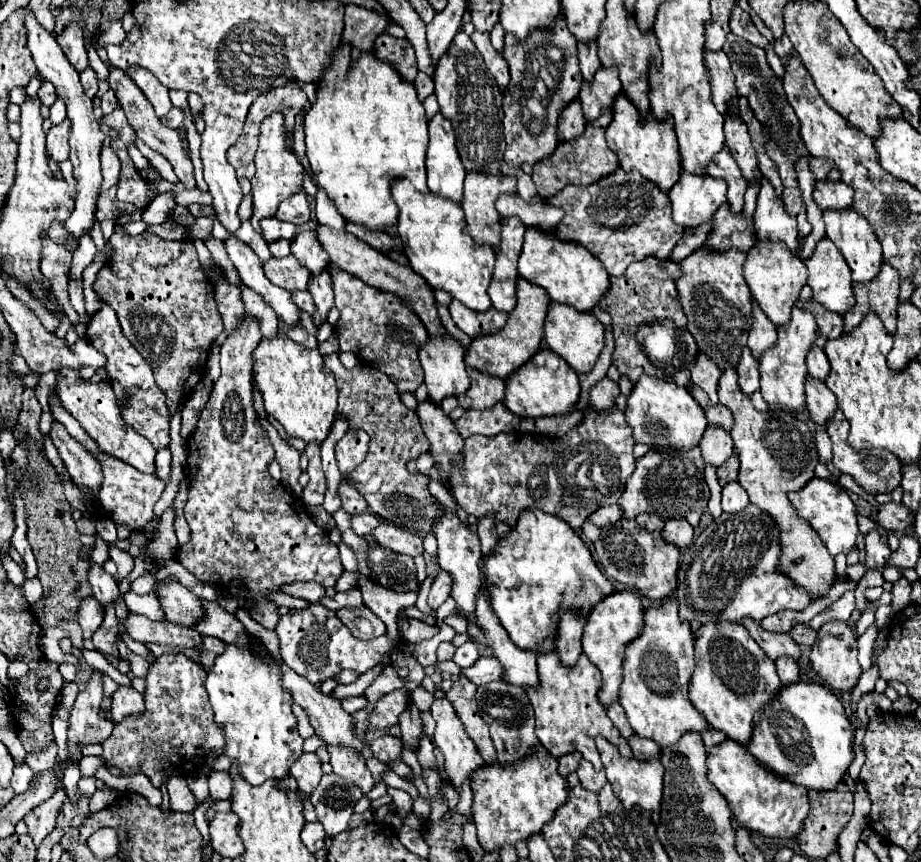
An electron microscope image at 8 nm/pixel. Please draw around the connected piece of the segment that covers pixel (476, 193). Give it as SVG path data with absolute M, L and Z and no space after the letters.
M468 172L464 180L464 196L462 196L462 210L466 220L466 232L476 240L476 244L488 244L496 248L500 244L500 214L494 208L494 202L500 194L514 194L516 192L516 178L514 176L484 176L482 172Z

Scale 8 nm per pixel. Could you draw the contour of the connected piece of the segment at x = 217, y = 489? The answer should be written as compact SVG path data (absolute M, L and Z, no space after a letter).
M244 312L238 328L232 330L220 346L222 376L214 384L210 400L200 412L196 430L186 440L186 480L190 490L184 504L184 518L190 526L192 540L178 550L178 562L194 572L200 580L212 582L216 588L230 584L230 580L236 576L242 578L244 586L254 592L254 608L250 610L252 618L264 628L274 630L278 624L278 606L268 602L262 594L280 590L284 582L296 580L314 580L328 588L336 584L344 568L338 558L338 548L328 534L312 522L304 506L292 506L292 494L282 490L282 484L268 474L268 462L274 460L274 448L266 436L266 430L260 426L252 394L252 350L260 338L262 332L258 318Z

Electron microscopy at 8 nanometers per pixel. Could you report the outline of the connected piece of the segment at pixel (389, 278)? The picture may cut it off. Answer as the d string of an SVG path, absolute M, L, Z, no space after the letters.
M318 224L316 234L320 240L320 246L328 252L332 264L340 266L344 272L348 272L352 276L358 276L360 280L364 280L370 286L376 286L376 288L382 288L384 292L394 292L394 294L402 296L412 306L412 310L418 314L418 318L424 322L424 326L430 334L440 336L444 332L444 326L442 326L438 312L436 312L434 292L432 292L432 288L428 288L428 284L424 284L424 278L420 278L420 276L416 276L416 272L412 272L412 268L392 262L386 254L374 250L372 246L358 240L354 234L350 234L346 230L334 230L330 226Z

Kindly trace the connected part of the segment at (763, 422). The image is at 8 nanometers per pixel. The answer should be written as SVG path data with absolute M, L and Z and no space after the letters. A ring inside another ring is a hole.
M726 368L722 372L718 398L726 408L730 408L734 416L730 434L740 454L738 482L746 488L750 502L766 510L778 522L782 544L780 570L786 572L812 598L824 596L832 588L836 576L834 558L824 548L820 536L816 536L816 532L812 532L812 528L808 528L808 524L804 524L804 520L796 516L796 508L792 508L792 502L788 500L788 492L800 490L814 476L814 466L820 462L812 426L808 424L808 420L800 420L798 416L792 416L782 408L768 408L764 412L758 412L752 406L750 398L740 392L736 368ZM796 558L800 558L800 564L794 562Z

